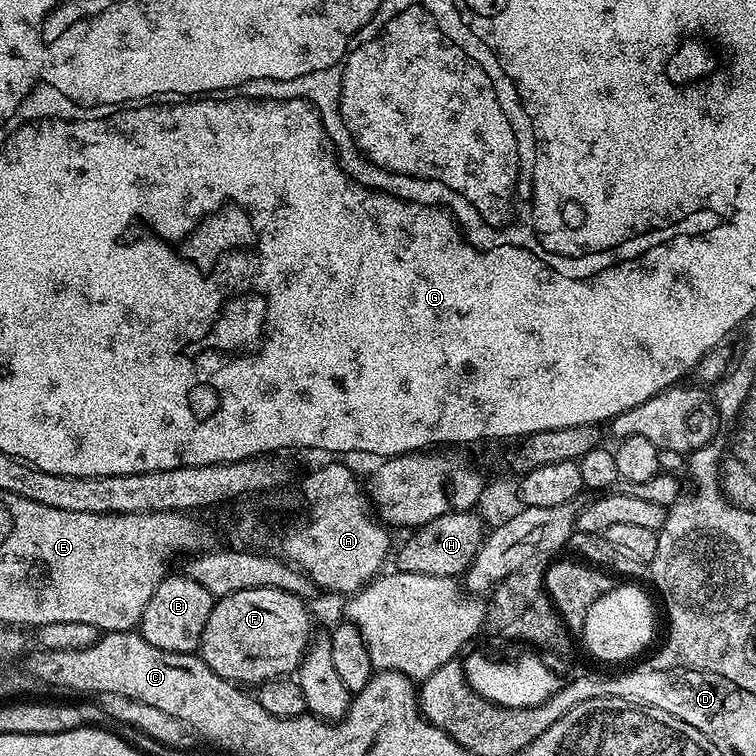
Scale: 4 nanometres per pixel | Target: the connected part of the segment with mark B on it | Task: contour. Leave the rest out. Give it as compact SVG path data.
M165 575L164 580L158 582L158 590L154 590L150 602L146 602L146 610L142 610L138 631L150 646L158 646L158 650L196 652L202 642L202 630L206 630L206 618L210 618L214 598L210 590L198 586L194 578L172 575Z

